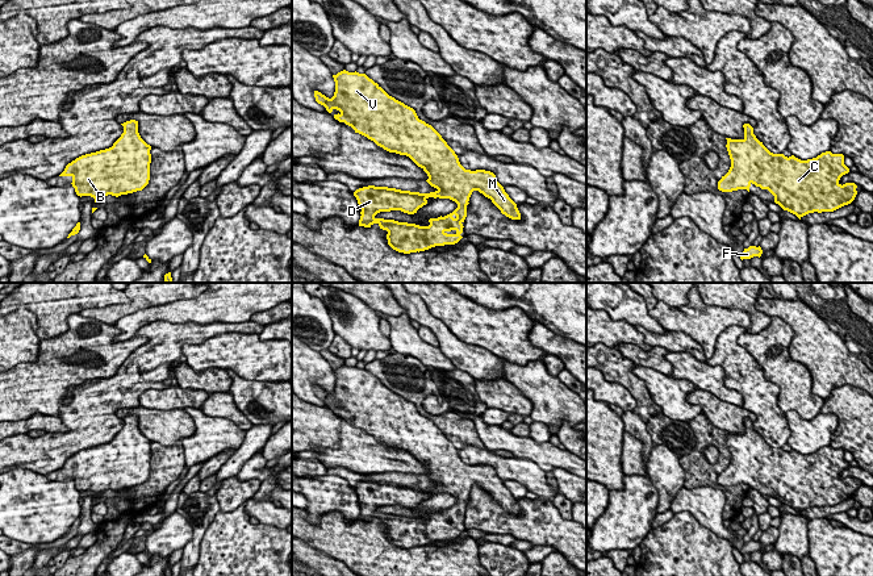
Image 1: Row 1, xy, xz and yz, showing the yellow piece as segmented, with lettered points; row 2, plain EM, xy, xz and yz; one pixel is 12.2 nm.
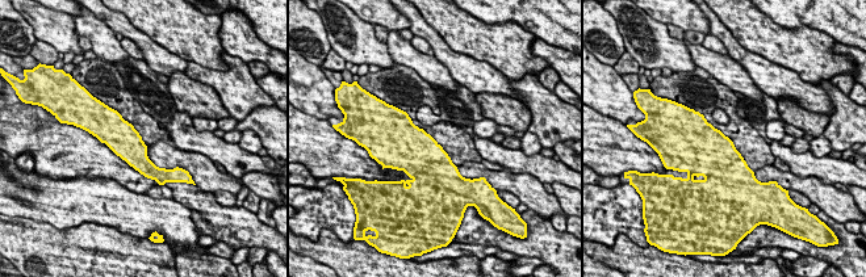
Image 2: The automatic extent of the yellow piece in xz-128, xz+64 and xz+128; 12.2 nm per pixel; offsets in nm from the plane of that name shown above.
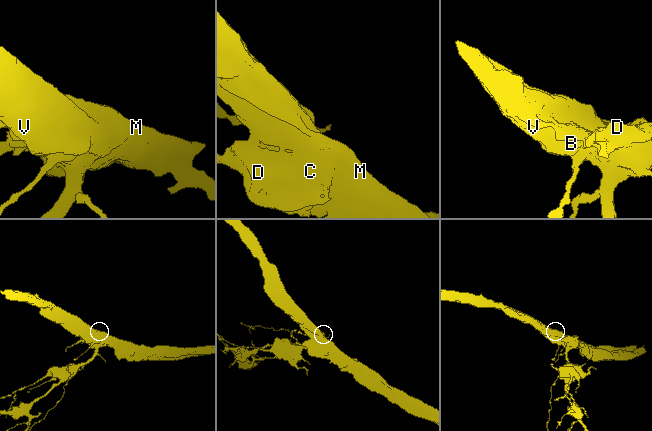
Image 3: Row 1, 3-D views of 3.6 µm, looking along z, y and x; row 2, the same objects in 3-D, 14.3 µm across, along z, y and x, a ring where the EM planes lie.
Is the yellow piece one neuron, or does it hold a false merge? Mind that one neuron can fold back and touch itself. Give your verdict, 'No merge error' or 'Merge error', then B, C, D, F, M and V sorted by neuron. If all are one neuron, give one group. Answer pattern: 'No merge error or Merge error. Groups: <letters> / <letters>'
No merge error. Groups: B C D F M V

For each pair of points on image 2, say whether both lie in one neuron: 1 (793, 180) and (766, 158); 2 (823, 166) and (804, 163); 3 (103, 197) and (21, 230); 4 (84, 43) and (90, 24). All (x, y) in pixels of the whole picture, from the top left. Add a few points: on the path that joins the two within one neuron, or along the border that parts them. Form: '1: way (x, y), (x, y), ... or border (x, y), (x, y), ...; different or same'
1: border (772, 163), (753, 171); different
2: way (819, 166), (808, 164); same
3: border (13, 217), (49, 222), (57, 227), (72, 227); different
4: border (80, 36), (90, 41), (92, 49); different

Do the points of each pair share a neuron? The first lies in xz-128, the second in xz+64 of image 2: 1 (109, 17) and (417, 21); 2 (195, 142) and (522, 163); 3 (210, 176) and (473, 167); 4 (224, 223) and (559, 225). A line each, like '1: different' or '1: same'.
1: same
2: same
3: same
4: different

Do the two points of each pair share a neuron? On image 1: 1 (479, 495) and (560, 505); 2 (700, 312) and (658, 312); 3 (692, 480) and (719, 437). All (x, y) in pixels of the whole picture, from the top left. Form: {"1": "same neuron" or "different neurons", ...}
{"1": "different neurons", "2": "same neuron", "3": "same neuron"}

